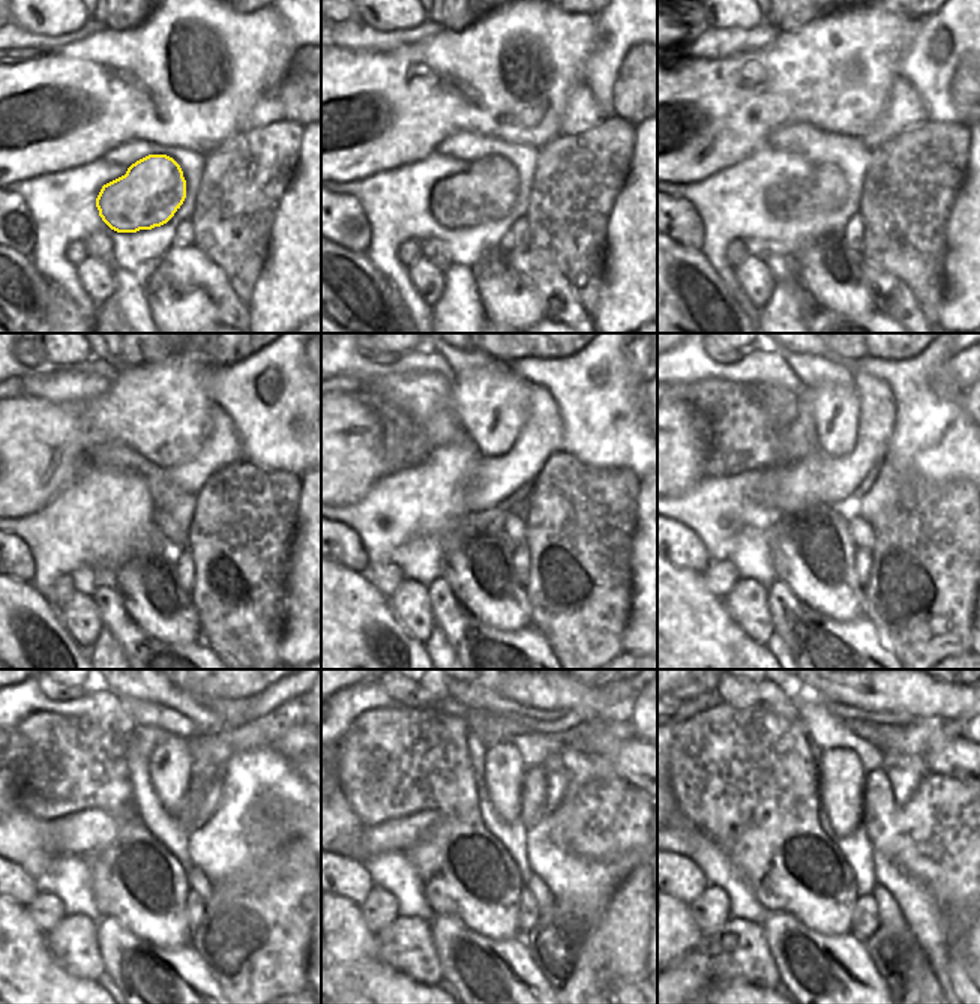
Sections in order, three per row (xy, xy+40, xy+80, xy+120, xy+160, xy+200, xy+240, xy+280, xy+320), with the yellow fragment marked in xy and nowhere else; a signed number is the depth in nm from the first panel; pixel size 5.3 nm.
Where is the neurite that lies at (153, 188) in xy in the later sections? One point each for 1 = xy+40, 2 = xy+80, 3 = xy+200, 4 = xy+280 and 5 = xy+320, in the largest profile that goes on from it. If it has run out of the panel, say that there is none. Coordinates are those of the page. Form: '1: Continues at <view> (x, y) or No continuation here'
1: Continues at xy+40 (486, 189)
2: Continues at xy+80 (824, 191)
3: Continues at xy+200 (862, 532)
4: Continues at xy+280 (535, 884)
5: Continues at xy+320 (890, 917)

